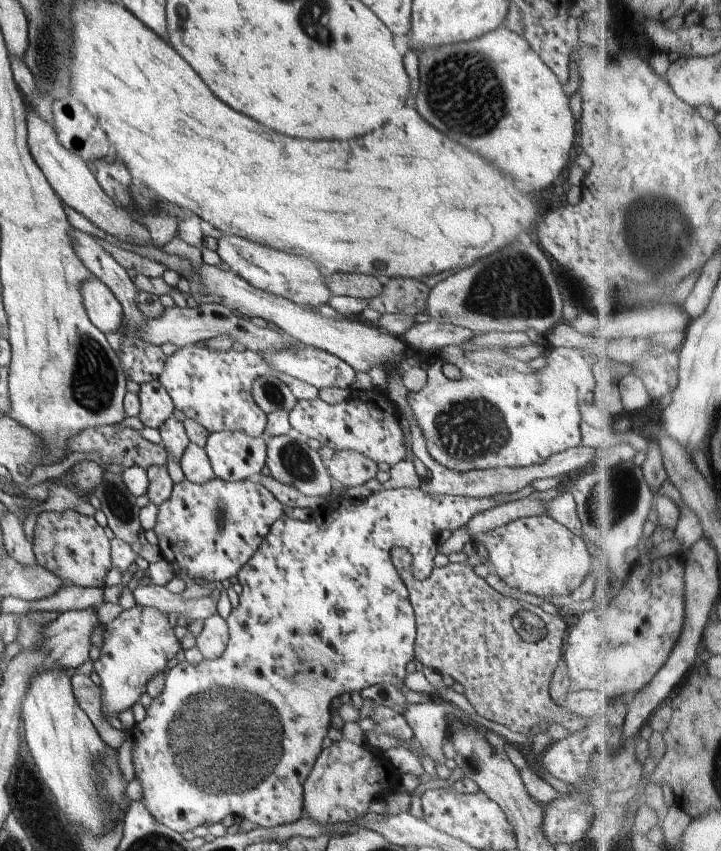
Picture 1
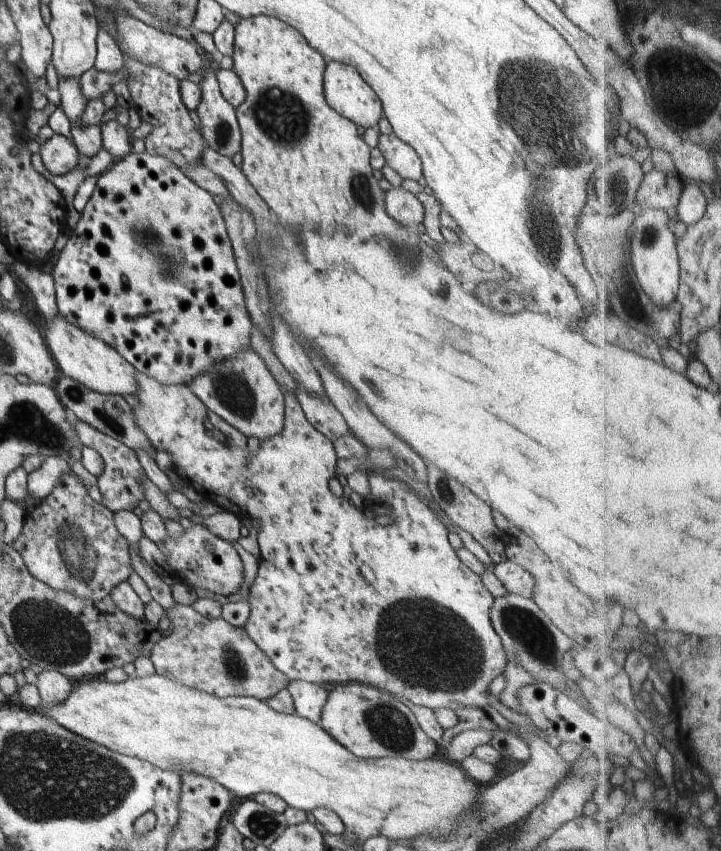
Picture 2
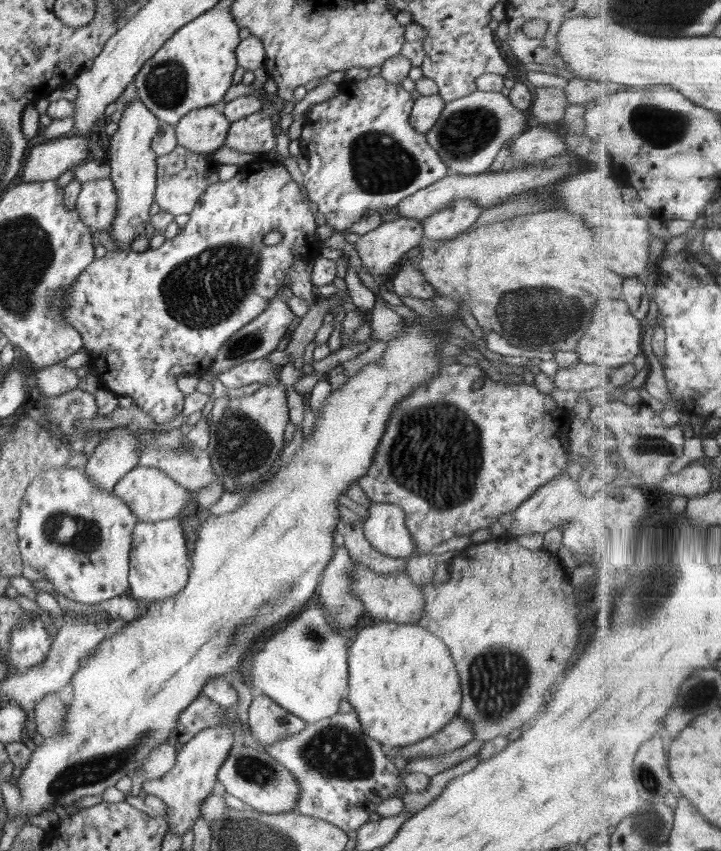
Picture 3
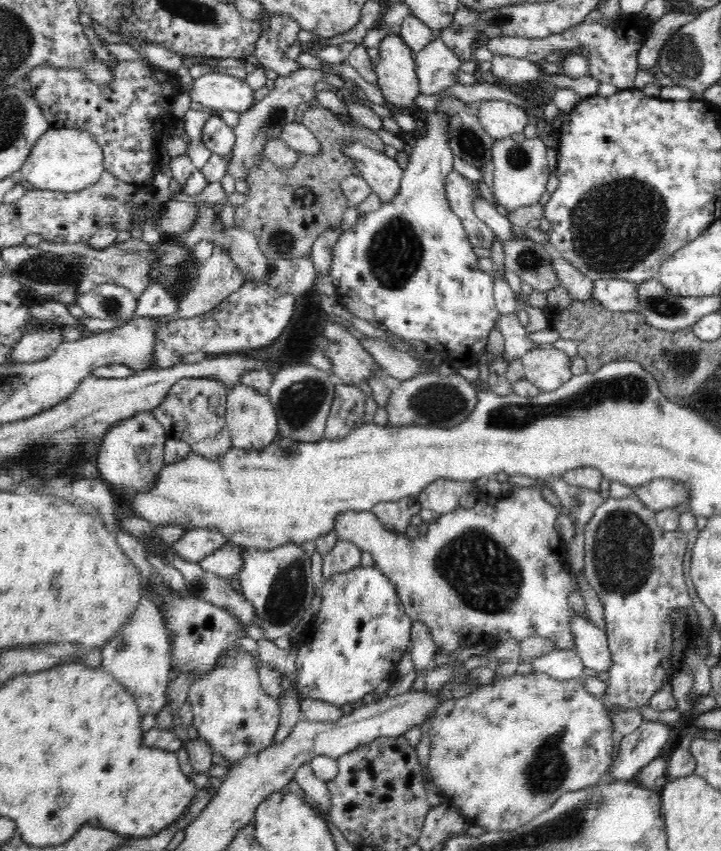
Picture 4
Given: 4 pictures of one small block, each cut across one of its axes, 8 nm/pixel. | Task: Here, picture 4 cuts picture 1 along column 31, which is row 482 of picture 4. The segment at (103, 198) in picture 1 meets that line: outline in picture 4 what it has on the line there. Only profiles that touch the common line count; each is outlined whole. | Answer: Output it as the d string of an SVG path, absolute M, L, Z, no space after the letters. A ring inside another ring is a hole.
M142 411L134 416L122 419L112 425L104 434L100 448L96 450L95 467L101 478L112 487L118 487L123 492L141 493L151 489L157 479L157 472L166 465L163 459L164 442L170 439L170 432L153 416L152 412Z

